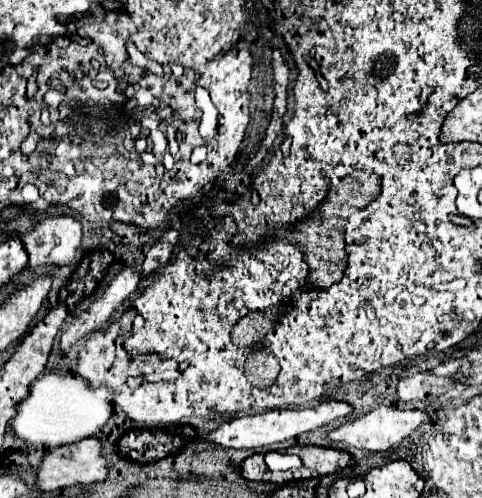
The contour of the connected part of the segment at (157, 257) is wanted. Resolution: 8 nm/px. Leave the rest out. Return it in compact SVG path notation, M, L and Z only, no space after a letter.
M169 230L167 234L163 234L163 238L147 252L143 270L141 270L141 278L147 278L151 274L155 274L155 270L167 266L167 262L173 258L173 250L178 242L179 233L176 230Z

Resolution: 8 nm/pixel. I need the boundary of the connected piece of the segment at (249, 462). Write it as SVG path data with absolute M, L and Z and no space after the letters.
M253 454L253 456L249 456L247 460L241 462L241 474L243 474L243 478L265 482L265 472L267 472L267 468L265 468L263 456L265 456L265 454Z

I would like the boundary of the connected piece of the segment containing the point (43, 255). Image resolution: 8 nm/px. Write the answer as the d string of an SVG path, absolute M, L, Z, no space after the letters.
M71 216L49 218L21 236L33 270L67 266L75 258L81 238L81 222Z

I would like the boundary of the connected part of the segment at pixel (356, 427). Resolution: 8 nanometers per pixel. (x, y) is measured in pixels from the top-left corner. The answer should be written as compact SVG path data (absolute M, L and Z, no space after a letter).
M377 406L371 412L339 426L337 430L329 432L327 438L335 440L335 442L343 442L347 446L353 448L365 448L365 450L373 450L373 452L385 452L395 448L403 438L407 438L411 432L421 426L423 422L427 422L427 414L420 410L399 410L399 408L391 408L391 406Z

